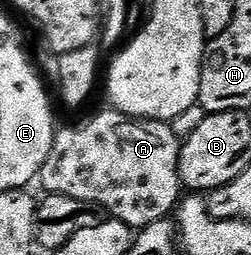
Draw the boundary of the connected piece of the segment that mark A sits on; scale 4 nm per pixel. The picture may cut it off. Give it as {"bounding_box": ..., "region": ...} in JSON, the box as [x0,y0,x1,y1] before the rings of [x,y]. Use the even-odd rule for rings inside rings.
{"bounding_box":[39,109,183,229],"region":[[[104,109],[90,117],[78,127],[65,127],[53,136],[51,153],[39,176],[39,183],[50,195],[66,195],[79,201],[99,205],[109,212],[112,218],[125,223],[128,227],[140,229],[155,221],[166,218],[178,206],[183,195],[179,177],[179,153],[182,140],[178,139],[172,126],[154,119],[142,121],[132,119],[121,111]]]}

